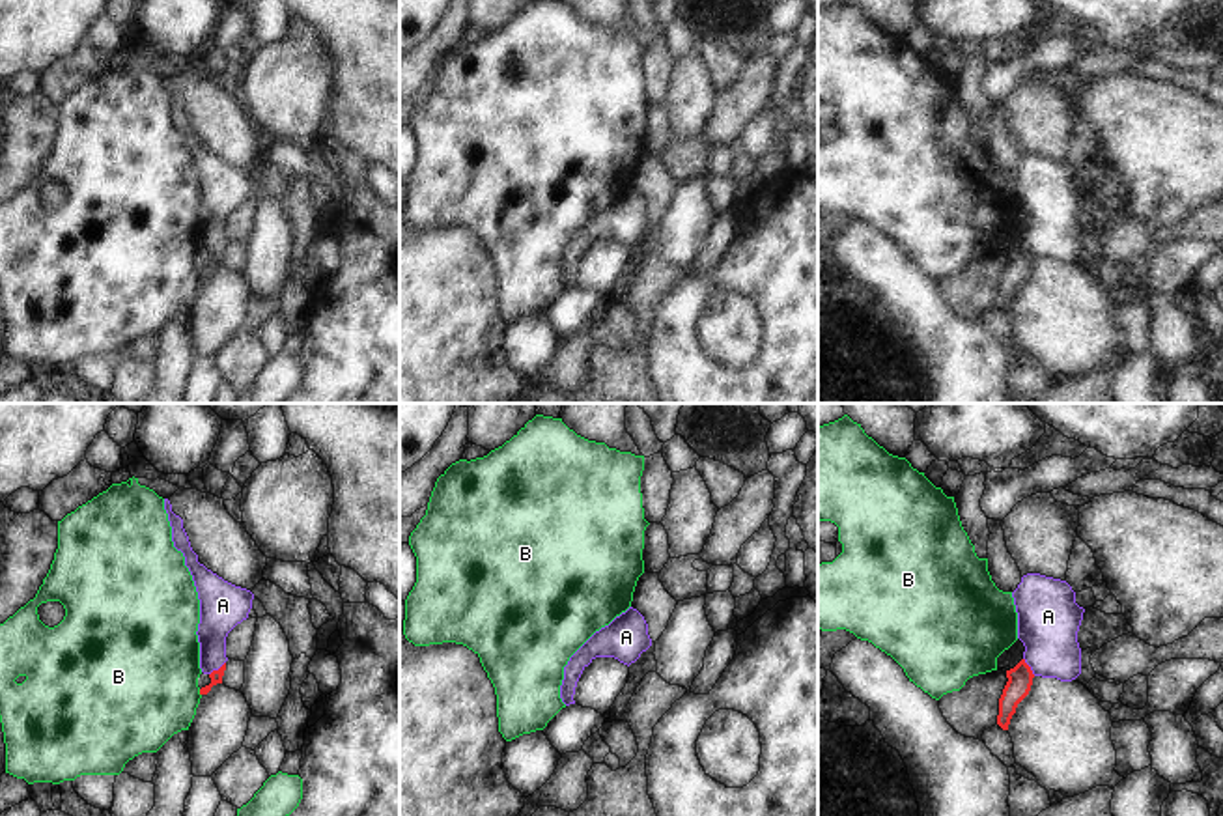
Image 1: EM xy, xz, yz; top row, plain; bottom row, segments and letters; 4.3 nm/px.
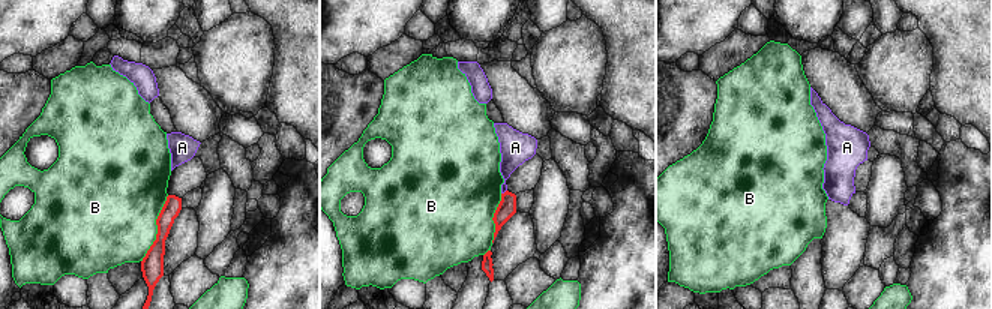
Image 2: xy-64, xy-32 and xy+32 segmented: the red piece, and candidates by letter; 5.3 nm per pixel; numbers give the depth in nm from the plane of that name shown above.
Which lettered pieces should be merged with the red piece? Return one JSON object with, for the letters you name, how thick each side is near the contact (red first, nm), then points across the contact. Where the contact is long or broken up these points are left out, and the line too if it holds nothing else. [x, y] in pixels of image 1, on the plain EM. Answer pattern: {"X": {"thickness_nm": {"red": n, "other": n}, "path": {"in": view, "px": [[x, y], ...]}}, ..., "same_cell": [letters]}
{"A": {"thickness_nm": {"red": 110, "other": 280}, "path": {"in": "yz", "px": [[1020, 260], [1029, 249], [1048, 230], [1048, 198]]}}, "same_cell": ["A"]}

